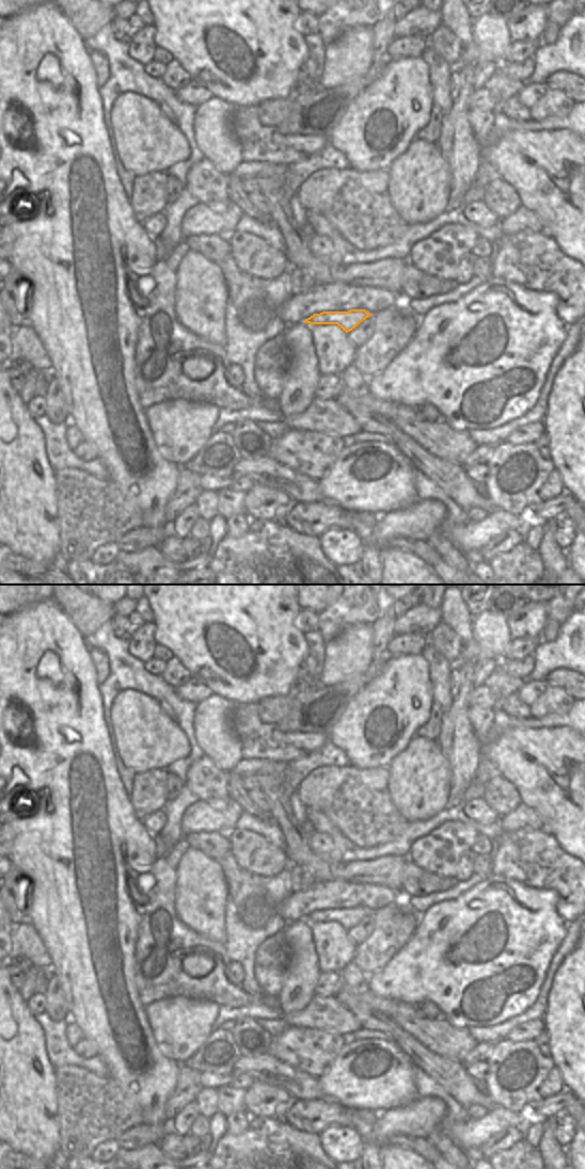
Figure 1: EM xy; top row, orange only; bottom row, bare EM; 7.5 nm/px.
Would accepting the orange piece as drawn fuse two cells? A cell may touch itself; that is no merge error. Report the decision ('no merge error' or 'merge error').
no merge error

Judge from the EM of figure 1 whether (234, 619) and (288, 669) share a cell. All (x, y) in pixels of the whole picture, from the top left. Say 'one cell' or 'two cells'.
one cell

